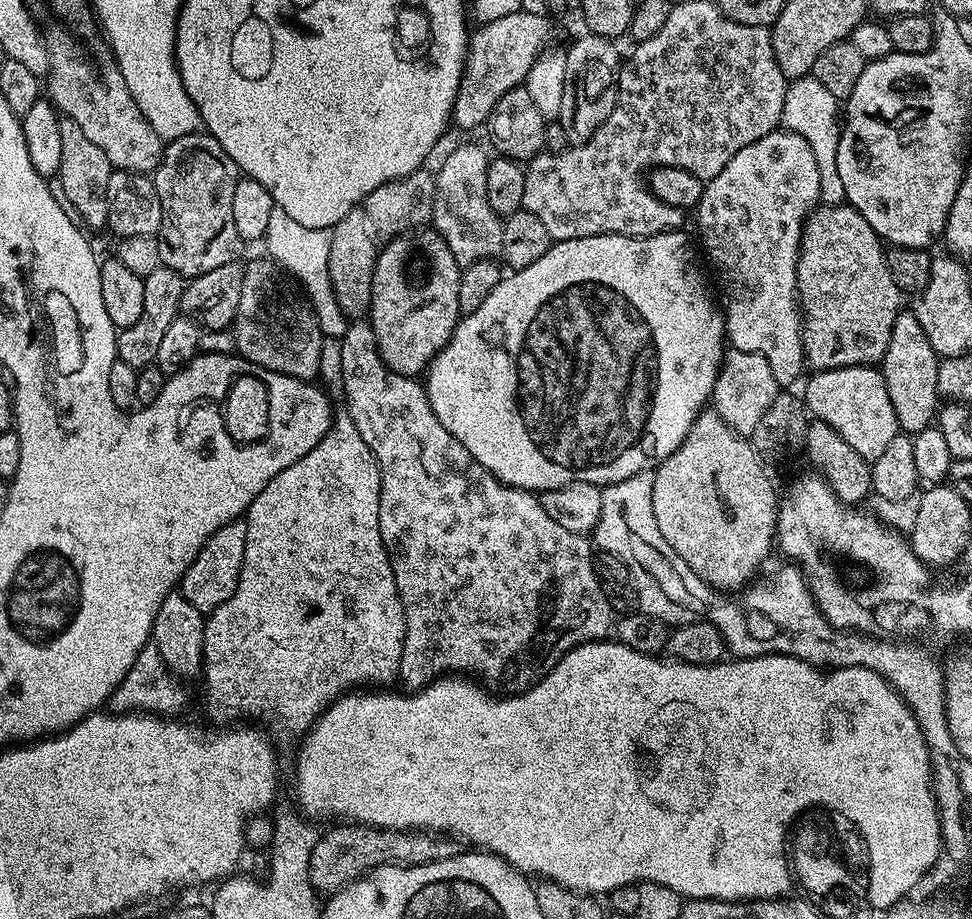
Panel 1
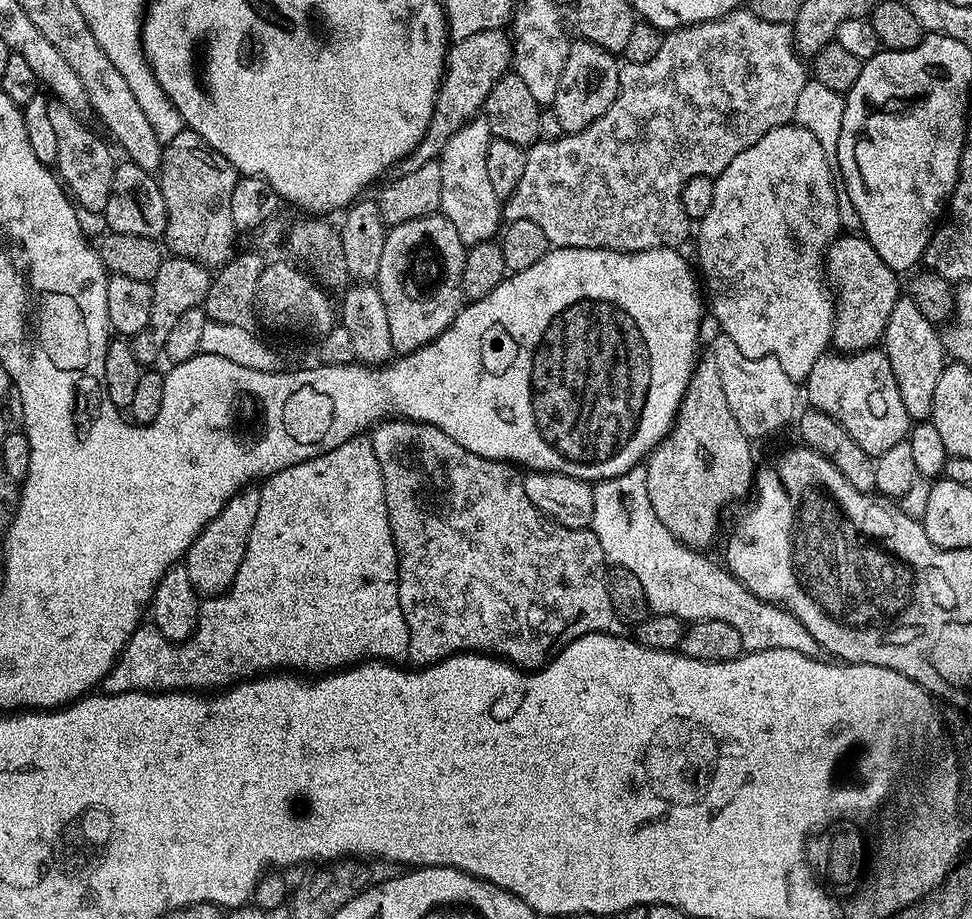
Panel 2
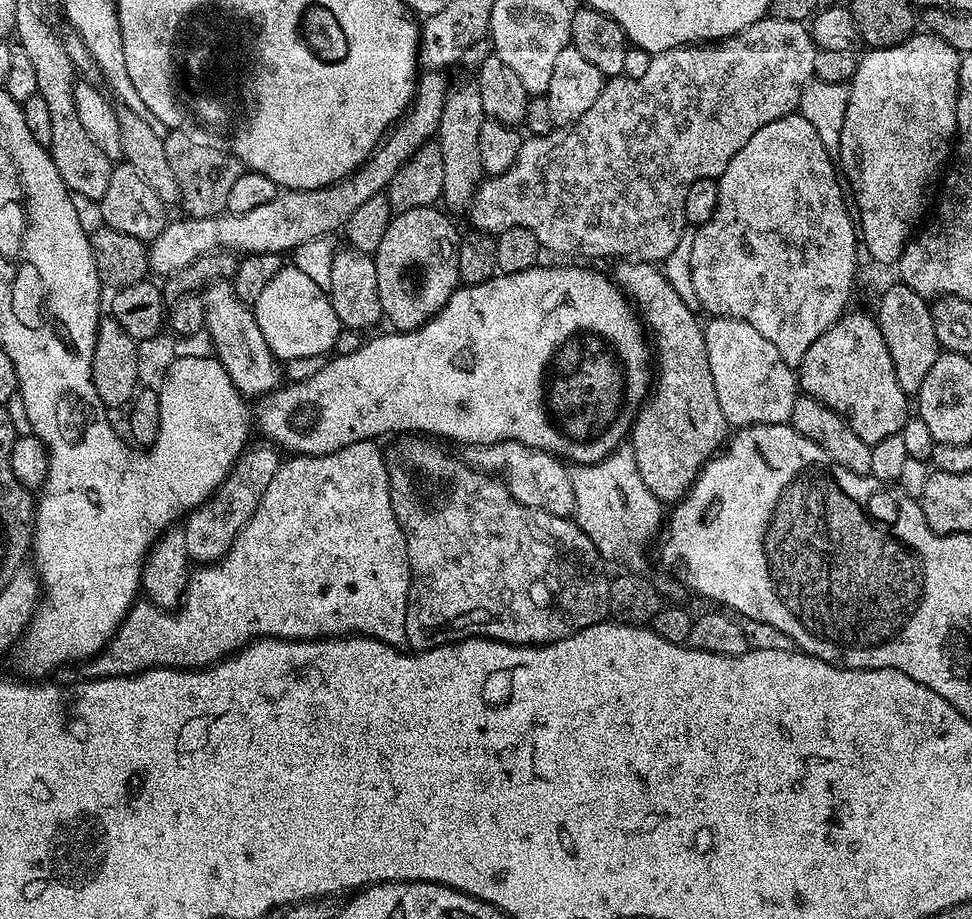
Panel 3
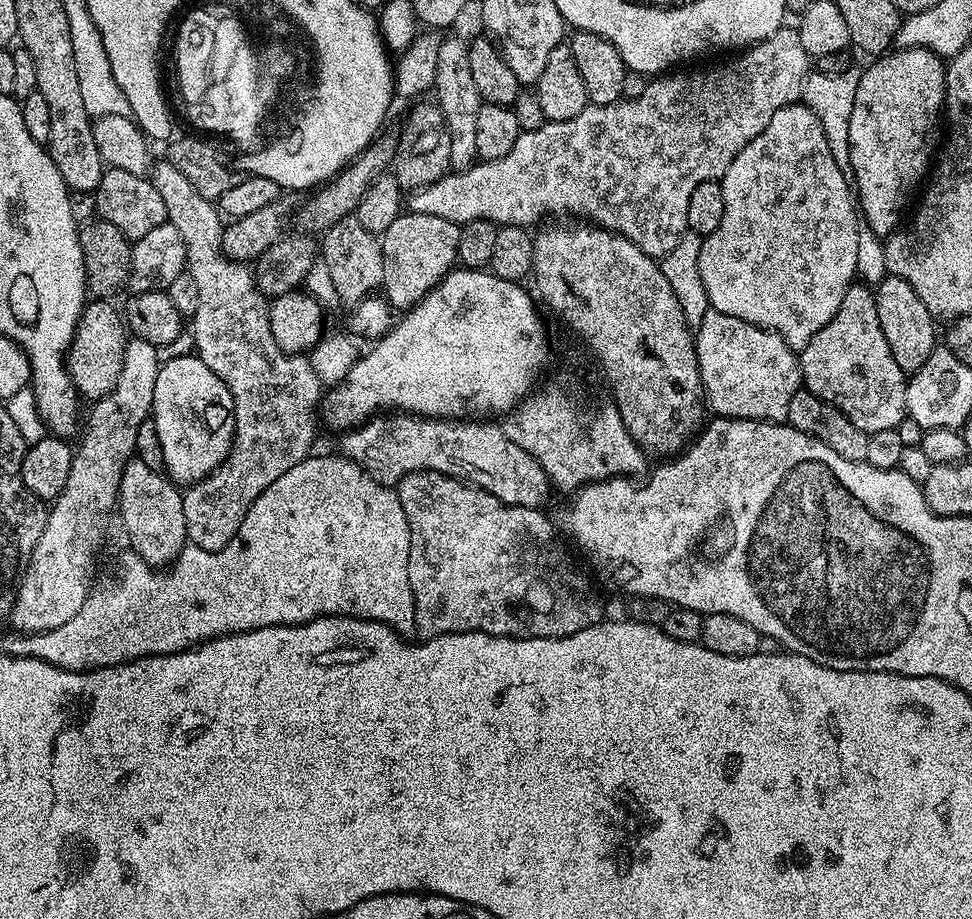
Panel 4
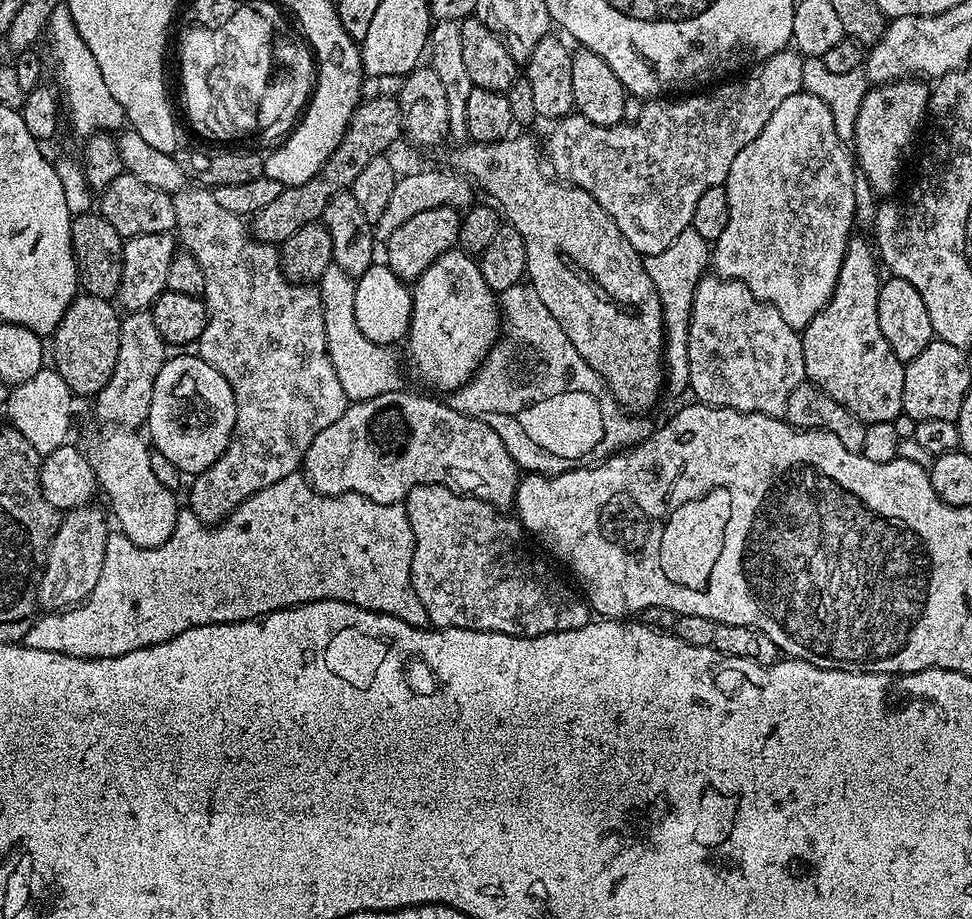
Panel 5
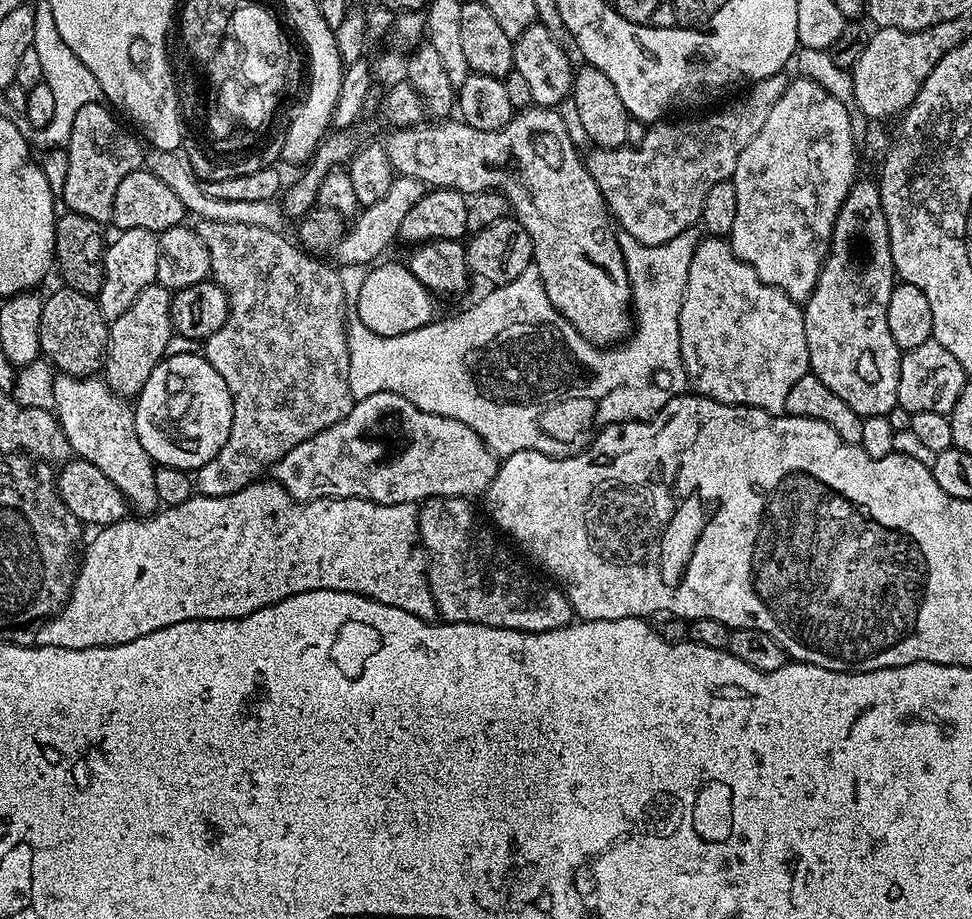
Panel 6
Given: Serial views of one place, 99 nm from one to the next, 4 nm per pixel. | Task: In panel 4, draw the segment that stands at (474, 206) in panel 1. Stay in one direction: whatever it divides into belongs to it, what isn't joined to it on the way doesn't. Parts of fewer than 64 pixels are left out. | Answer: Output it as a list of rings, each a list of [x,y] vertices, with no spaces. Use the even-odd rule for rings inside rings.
[[[445,35],[438,50],[438,70],[434,87],[436,103],[443,112],[444,125],[450,134],[450,164],[453,171],[464,171],[477,163],[478,154],[475,145],[475,129],[478,110],[483,100],[478,94],[478,86],[474,86],[474,77],[470,71],[469,41],[460,36]]]

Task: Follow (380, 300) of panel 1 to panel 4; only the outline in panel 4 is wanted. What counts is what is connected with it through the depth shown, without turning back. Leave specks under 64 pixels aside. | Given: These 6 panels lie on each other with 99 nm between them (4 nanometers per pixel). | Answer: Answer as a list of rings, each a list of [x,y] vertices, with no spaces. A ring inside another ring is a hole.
[[[405,211],[382,233],[384,255],[383,295],[396,310],[414,308],[447,272],[457,267],[456,251],[460,225],[434,214]]]

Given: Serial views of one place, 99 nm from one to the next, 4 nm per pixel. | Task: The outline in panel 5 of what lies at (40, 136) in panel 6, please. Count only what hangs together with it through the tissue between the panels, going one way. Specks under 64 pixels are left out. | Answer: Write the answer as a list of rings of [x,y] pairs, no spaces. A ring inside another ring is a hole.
[[[67,3],[54,6],[54,14],[50,14],[46,29],[46,40],[52,43],[52,56],[56,59],[56,76],[64,83],[62,96],[66,101],[66,116],[72,119],[72,126],[80,138],[87,138],[97,130],[116,130],[125,123],[126,109],[114,102],[114,94],[106,90],[106,81],[102,79],[102,70],[98,70],[98,62],[94,62],[94,54],[82,36],[78,34],[78,26],[74,26],[74,18],[70,18]]]

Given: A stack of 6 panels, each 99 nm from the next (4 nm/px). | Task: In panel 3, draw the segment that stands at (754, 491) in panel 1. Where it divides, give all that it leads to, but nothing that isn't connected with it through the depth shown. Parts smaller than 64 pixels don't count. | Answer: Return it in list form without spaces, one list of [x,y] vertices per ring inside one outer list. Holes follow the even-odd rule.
[[[655,263],[617,264],[620,265],[617,266],[616,272],[614,271],[614,279],[634,305],[654,341],[654,387],[644,407],[636,416],[636,421],[632,423],[630,447],[634,454],[634,462],[638,462],[638,474],[642,474],[642,482],[646,482],[646,486],[661,502],[672,506],[684,499],[684,495],[699,478],[705,464],[725,447],[730,436],[730,425],[726,414],[722,414],[718,390],[714,390],[714,374],[710,374],[710,358],[706,358],[704,324],[696,321],[697,313],[688,308],[686,302],[682,302],[682,298],[678,298],[678,290],[670,286],[663,271]]]

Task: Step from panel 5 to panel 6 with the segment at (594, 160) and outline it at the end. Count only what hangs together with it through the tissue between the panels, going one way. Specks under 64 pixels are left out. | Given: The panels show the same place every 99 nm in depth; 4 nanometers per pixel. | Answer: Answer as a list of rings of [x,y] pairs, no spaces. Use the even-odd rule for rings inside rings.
[[[781,74],[779,76],[771,76],[765,80],[758,81],[747,89],[748,96],[742,97],[741,100],[730,101],[725,108],[720,108],[717,112],[710,113],[709,116],[700,116],[697,120],[672,120],[673,118],[668,118],[663,122],[657,122],[647,129],[641,144],[636,147],[593,147],[591,149],[592,153],[587,153],[586,156],[588,173],[594,178],[594,182],[598,182],[598,190],[602,194],[604,201],[608,203],[608,211],[611,219],[618,225],[619,231],[630,234],[635,240],[642,242],[646,246],[658,246],[659,244],[665,244],[674,238],[678,238],[678,234],[682,234],[687,228],[696,228],[697,225],[700,224],[702,202],[706,202],[706,193],[718,182],[732,179],[734,170],[738,166],[738,158],[742,154],[742,150],[746,150],[746,146],[750,146],[754,134],[758,134],[758,130],[762,130],[762,126],[766,122],[766,117],[770,115],[770,110],[774,110],[774,102],[778,102],[778,98],[782,98],[782,94],[786,94],[786,90],[790,83],[789,77],[786,77],[787,75]]]

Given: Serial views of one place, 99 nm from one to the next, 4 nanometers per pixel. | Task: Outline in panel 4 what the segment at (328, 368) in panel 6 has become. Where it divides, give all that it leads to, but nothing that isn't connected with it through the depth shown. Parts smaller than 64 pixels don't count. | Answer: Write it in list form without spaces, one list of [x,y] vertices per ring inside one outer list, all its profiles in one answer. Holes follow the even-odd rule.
[[[170,162],[157,163],[150,173],[152,185],[158,190],[158,194],[162,194],[162,202],[166,202],[167,221],[178,228],[178,234],[182,234],[182,240],[188,250],[188,262],[186,271],[192,275],[194,282],[198,282],[199,301],[198,310],[190,317],[190,336],[192,332],[192,340],[196,343],[195,351],[198,353],[202,362],[206,362],[206,366],[210,366],[210,370],[214,374],[218,374],[218,378],[222,378],[222,382],[230,390],[232,395],[232,417],[236,419],[234,422],[234,434],[232,435],[232,449],[228,452],[228,456],[220,464],[220,467],[212,471],[208,476],[195,481],[191,485],[189,492],[183,493],[184,501],[182,502],[182,510],[186,514],[186,534],[189,541],[198,546],[202,550],[210,550],[217,552],[222,550],[222,546],[226,546],[226,542],[230,542],[230,538],[234,538],[234,534],[238,534],[238,526],[242,526],[242,518],[246,518],[246,514],[250,510],[250,506],[262,494],[262,490],[266,490],[266,486],[270,486],[273,482],[278,482],[278,478],[282,478],[282,474],[286,474],[286,470],[290,470],[290,466],[298,466],[298,462],[302,462],[313,451],[312,443],[316,440],[316,420],[318,424],[318,409],[322,404],[322,381],[318,378],[318,374],[314,372],[314,366],[311,359],[307,355],[288,355],[279,348],[274,336],[271,333],[269,301],[260,293],[256,285],[256,277],[253,269],[247,263],[240,263],[231,260],[223,252],[223,234],[225,225],[220,224],[222,221],[221,213],[218,211],[217,205],[211,200],[207,200],[202,194],[198,194],[198,190],[194,190],[194,186],[190,186],[190,182],[178,170],[178,166],[174,166]]]

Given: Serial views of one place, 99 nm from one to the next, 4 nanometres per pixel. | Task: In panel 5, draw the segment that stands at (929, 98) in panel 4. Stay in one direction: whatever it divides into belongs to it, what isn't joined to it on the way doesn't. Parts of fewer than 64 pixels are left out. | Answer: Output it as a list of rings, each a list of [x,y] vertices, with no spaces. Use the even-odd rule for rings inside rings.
[[[909,78],[890,84],[869,87],[862,106],[858,109],[858,126],[854,126],[854,160],[859,171],[880,198],[888,198],[900,180],[900,167],[904,155],[928,114],[929,85],[922,80]]]

